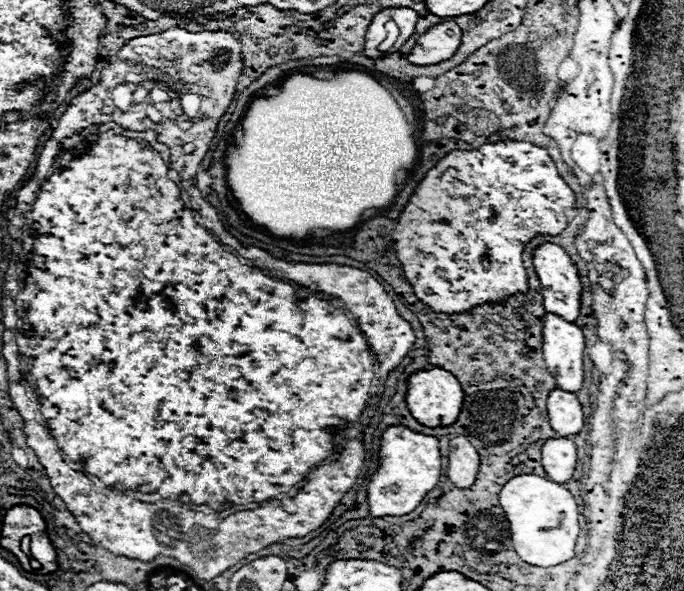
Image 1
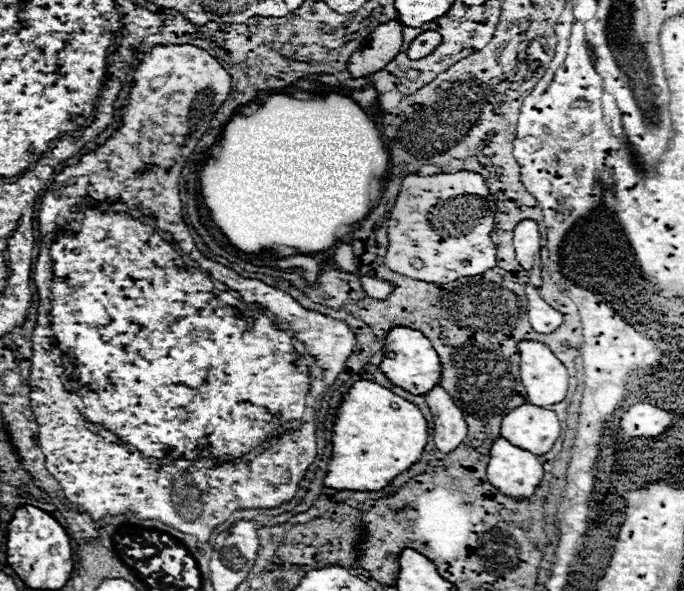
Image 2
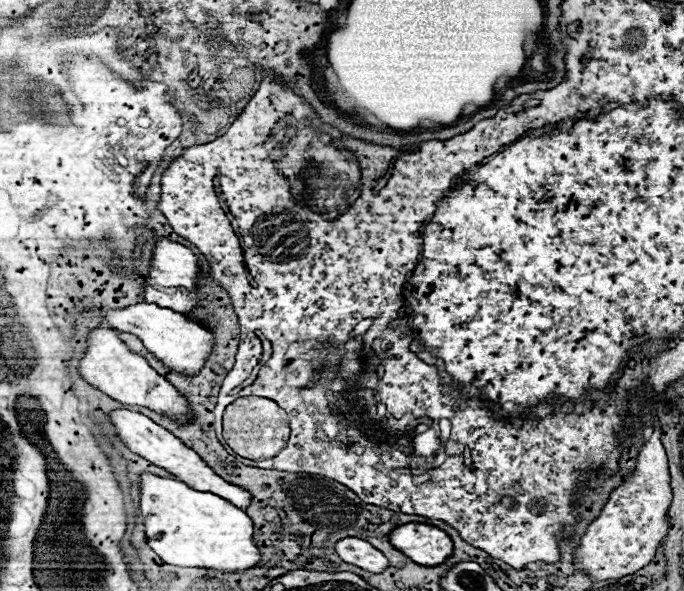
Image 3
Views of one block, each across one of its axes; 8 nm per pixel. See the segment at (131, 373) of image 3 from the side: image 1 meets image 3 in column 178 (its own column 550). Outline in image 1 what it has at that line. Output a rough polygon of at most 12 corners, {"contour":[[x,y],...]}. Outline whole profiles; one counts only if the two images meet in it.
{"contour":[[552,390],[548,418],[560,436],[584,428],[576,394]]}

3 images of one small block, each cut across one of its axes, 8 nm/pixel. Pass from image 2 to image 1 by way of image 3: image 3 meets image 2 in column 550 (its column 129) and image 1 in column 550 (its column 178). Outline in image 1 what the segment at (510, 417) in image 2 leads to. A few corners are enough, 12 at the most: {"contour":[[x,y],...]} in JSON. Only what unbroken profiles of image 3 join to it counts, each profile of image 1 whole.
{"contour":[[570,438],[542,446],[542,466],[552,482],[566,484],[578,464]]}

